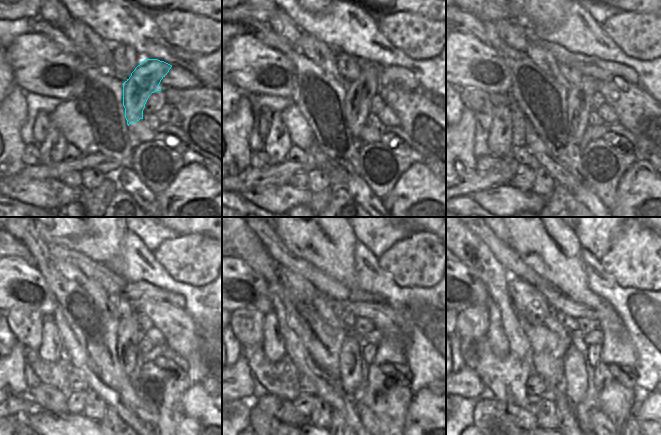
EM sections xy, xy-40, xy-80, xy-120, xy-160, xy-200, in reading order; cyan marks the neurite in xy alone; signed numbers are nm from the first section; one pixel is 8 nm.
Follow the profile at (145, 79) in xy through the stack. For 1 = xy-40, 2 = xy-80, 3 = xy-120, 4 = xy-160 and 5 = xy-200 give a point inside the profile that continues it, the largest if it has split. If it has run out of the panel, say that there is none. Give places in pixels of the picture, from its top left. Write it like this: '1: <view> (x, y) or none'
1: xy-40 (359, 93)
2: xy-80 (580, 95)
3: xy-120 (128, 334)
4: xy-160 (349, 358)
5: xy-200 (575, 386)

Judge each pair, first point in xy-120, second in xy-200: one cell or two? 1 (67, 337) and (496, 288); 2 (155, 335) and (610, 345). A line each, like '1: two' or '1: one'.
1: one
2: two

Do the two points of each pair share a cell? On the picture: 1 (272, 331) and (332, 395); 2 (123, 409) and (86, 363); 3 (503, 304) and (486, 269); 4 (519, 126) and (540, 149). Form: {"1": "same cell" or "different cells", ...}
{"1": "different cells", "2": "same cell", "3": "same cell", "4": "different cells"}

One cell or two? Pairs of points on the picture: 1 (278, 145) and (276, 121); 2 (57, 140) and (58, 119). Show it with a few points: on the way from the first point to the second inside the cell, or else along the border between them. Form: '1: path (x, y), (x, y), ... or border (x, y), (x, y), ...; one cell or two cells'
1: path (277, 139), (276, 127); one cell
2: border (51, 124), (62, 134), (67, 142); two cells

